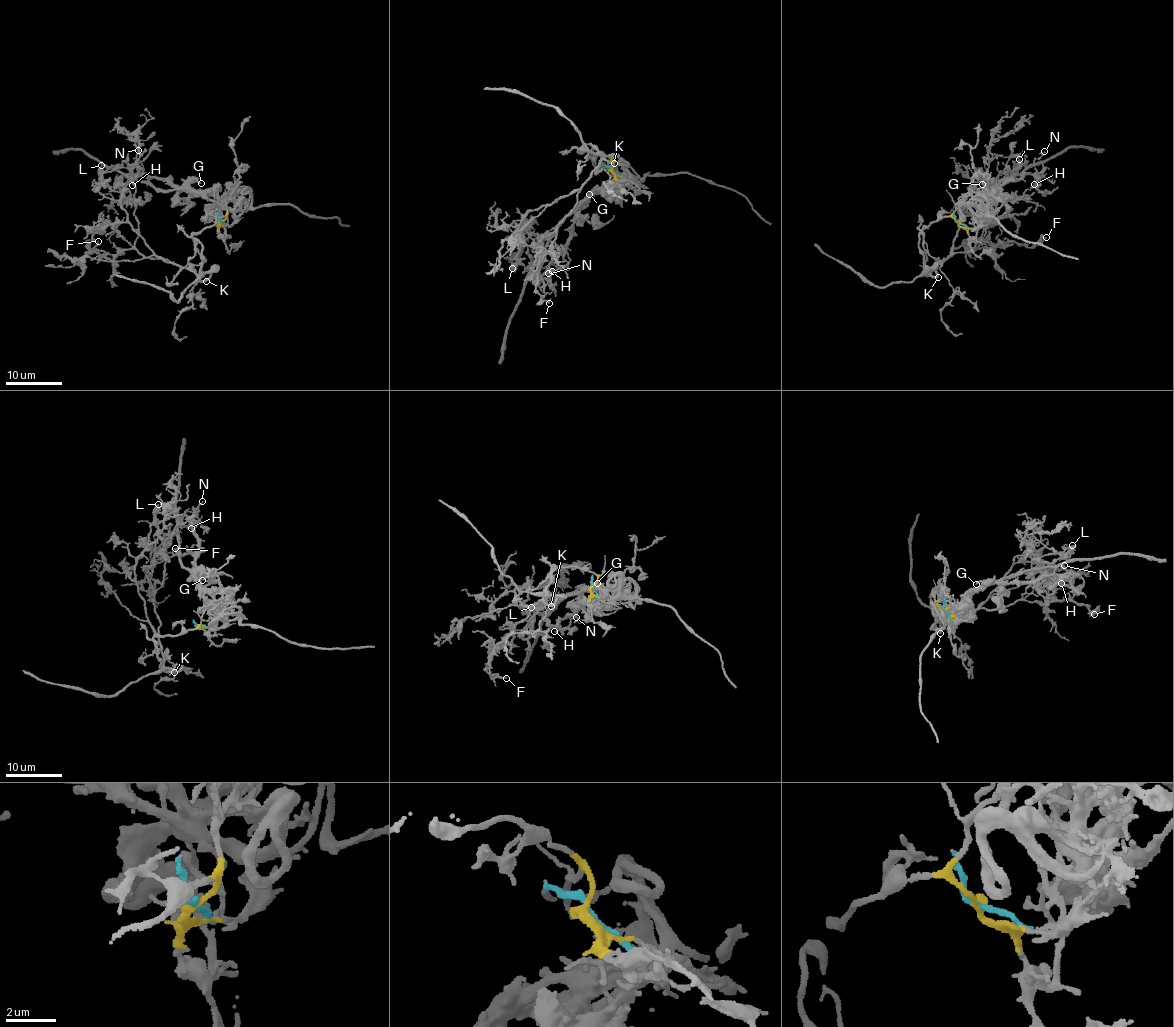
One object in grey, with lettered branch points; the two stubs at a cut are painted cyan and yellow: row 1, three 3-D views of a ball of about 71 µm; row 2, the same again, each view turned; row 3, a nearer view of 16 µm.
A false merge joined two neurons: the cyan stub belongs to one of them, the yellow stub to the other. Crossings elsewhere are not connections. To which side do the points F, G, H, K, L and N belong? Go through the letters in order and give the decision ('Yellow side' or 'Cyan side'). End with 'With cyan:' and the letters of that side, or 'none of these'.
F: Yellow side
G: Cyan side
H: Cyan side
K: Yellow side
L: Yellow side
N: Cyan side
With cyan: G, H, N

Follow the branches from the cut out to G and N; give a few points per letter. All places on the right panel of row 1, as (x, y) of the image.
G: (958, 223), (970, 228), (977, 225), (977, 202), (987, 180), (982, 184)
N: (958, 223), (970, 228), (977, 225), (976, 206), (988, 189), (1030, 173), (1038, 175), (1034, 165), (1045, 151)

